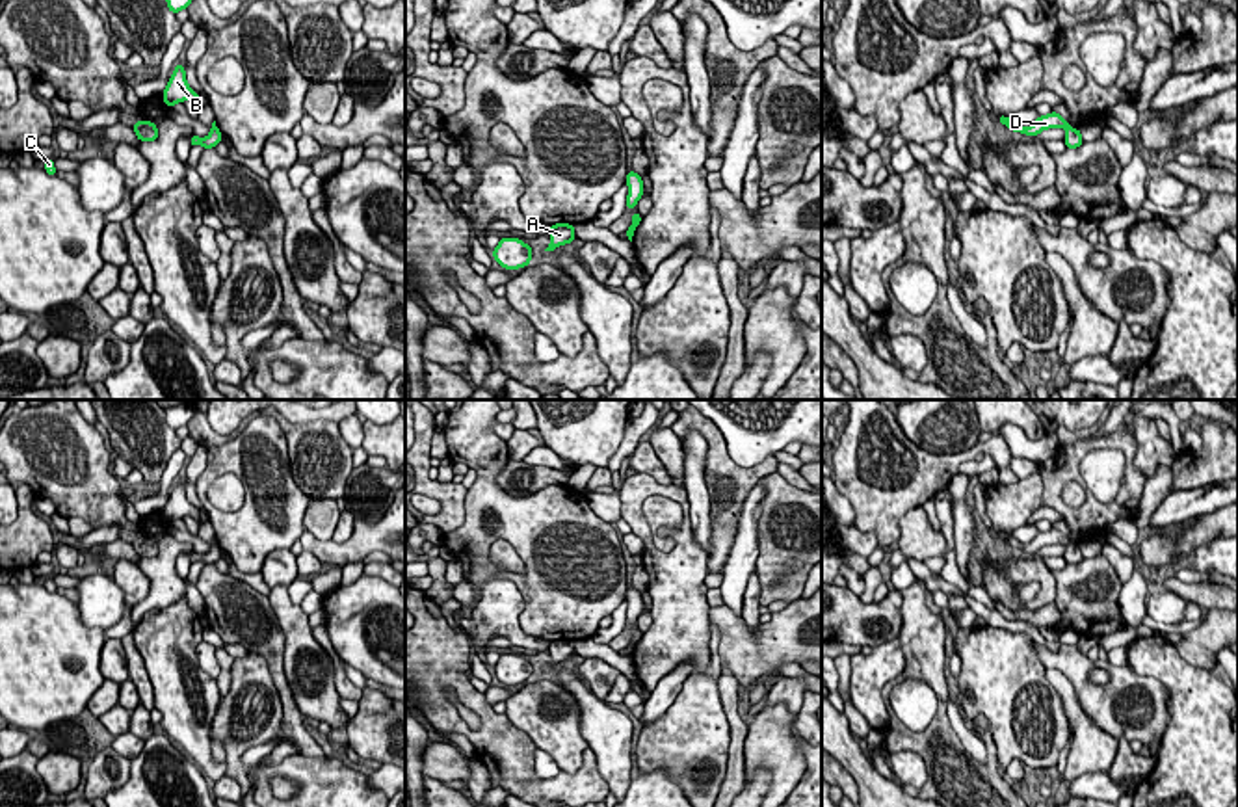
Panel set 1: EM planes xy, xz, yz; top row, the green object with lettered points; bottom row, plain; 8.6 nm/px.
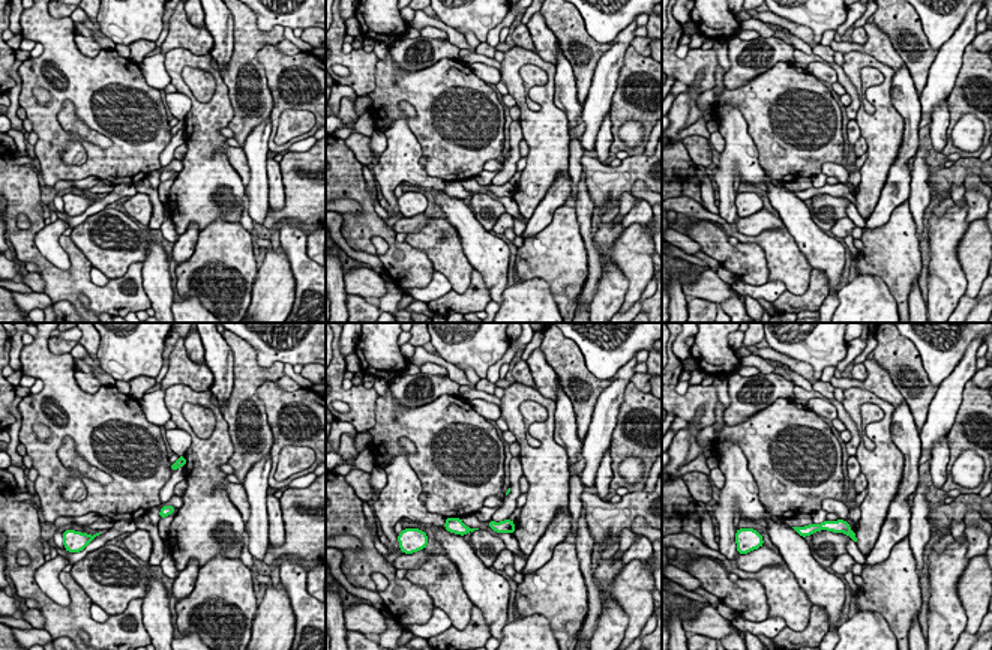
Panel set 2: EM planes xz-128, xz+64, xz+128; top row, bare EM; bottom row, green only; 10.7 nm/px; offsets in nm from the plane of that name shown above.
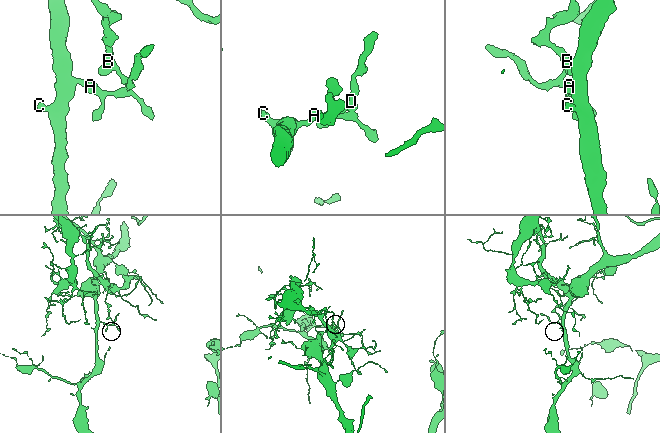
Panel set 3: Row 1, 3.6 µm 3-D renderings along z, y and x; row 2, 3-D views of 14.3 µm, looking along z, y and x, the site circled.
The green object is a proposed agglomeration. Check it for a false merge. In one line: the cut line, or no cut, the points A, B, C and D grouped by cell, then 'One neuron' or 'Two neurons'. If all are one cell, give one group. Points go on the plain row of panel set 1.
Split along xy (212, 543), (216, 545). Groups: A C / B D. Two neurons

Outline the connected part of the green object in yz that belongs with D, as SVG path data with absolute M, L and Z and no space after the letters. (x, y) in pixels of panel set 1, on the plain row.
M1050 528L1048 532L1039 532L1032 543L1021 543L1006 532L998 532L998 537L1013 549L1021 549L1032 554L1035 554L1039 549L1047 545L1069 545L1069 539L1056 528Z

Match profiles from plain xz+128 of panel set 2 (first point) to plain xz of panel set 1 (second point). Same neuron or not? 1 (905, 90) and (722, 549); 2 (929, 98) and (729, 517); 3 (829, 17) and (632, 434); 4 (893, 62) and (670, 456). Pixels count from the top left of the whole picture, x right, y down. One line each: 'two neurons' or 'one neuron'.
1: two neurons
2: two neurons
3: two neurons
4: one neuron

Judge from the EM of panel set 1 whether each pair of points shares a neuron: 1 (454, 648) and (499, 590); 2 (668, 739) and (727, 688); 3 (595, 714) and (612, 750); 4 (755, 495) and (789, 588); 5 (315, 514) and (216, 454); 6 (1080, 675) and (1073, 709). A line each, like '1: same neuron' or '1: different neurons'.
1: different neurons
2: different neurons
3: same neuron
4: different neurons
5: different neurons
6: different neurons

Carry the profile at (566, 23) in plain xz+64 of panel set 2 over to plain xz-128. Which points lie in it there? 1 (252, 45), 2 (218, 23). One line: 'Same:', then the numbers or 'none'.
Same: 1

